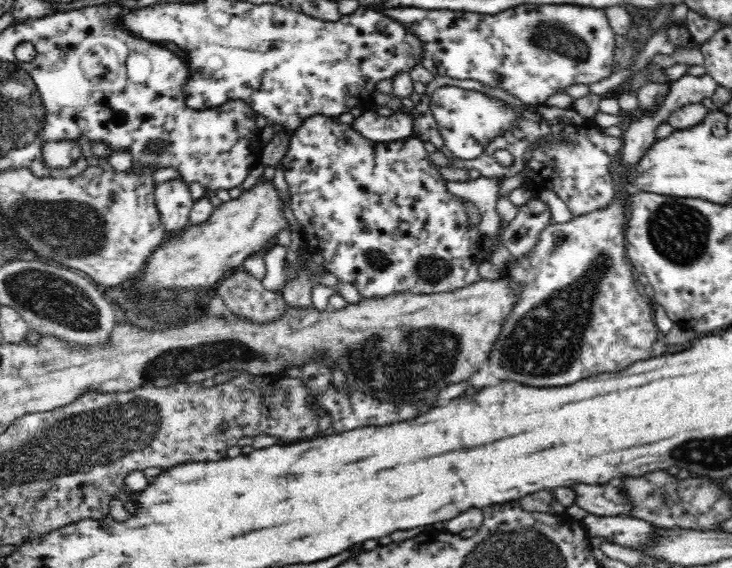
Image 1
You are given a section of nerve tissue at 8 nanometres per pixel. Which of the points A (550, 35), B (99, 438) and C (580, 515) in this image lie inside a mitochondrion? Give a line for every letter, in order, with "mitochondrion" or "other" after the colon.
A: mitochondrion
B: mitochondrion
C: other

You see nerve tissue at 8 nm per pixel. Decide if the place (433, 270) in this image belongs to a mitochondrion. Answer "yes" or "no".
yes

